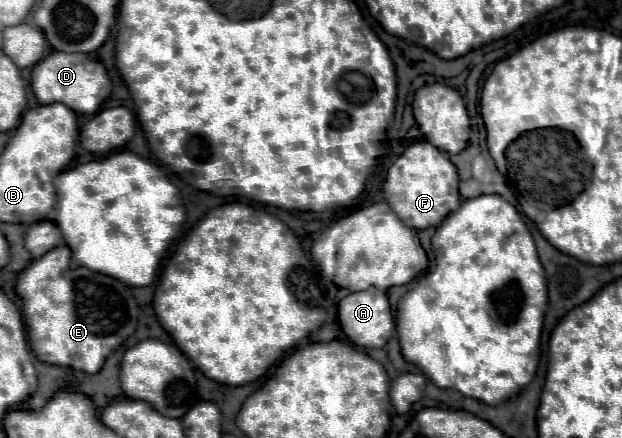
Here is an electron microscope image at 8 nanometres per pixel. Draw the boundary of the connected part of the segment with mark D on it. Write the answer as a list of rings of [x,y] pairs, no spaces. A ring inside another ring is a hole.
[[[55,51],[33,67],[31,87],[41,105],[59,101],[59,103],[65,103],[75,113],[91,115],[99,109],[103,99],[111,93],[111,79],[103,63],[97,59],[97,55],[73,55],[73,53]]]

